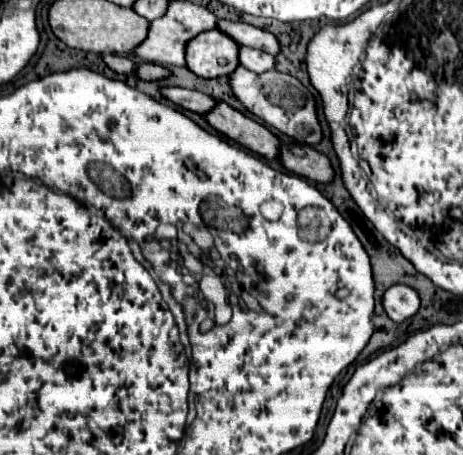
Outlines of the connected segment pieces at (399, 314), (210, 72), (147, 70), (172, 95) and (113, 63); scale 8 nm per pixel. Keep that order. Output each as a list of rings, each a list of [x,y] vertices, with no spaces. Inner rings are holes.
[[[396,284],[384,292],[382,298],[384,310],[394,322],[404,322],[406,318],[414,316],[420,308],[420,296],[412,292],[412,288],[404,288],[404,284]]]
[[[218,28],[202,32],[200,36],[192,38],[186,48],[186,66],[202,78],[220,78],[230,76],[240,60],[238,60],[240,46],[228,34],[220,32]]]
[[[144,62],[144,64],[138,66],[138,70],[134,72],[134,76],[142,78],[142,80],[162,80],[162,78],[170,76],[170,70],[164,68],[164,66],[160,66],[160,64],[148,64],[148,62]]]
[[[164,88],[162,94],[172,100],[174,104],[186,108],[186,110],[192,110],[192,112],[198,112],[198,114],[208,114],[218,102],[208,96],[208,94],[202,94],[198,90],[186,90],[186,88]]]
[[[104,54],[104,62],[118,74],[130,74],[136,70],[136,62],[126,56],[116,56],[116,54]]]

